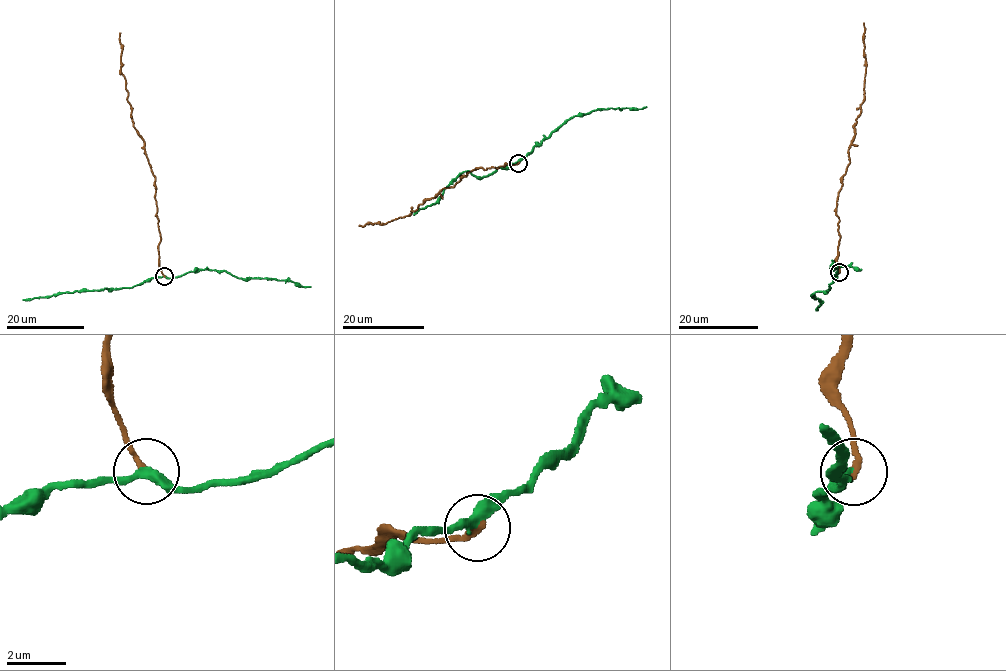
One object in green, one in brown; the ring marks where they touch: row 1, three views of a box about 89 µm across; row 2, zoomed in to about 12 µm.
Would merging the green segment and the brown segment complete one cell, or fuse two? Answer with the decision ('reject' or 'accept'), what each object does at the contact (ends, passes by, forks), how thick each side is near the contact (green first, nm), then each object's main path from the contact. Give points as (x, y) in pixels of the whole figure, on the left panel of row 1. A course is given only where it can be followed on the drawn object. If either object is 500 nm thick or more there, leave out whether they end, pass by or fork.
reject | green passes by | brown ends | 320/200 nm | green via (164, 275), (172, 278), (190, 271), (215, 269), (240, 279), (291, 280), (310, 287) | brown via (164, 275), (159, 264), (155, 176), (144, 139), (134, 127), (121, 73), (120, 33)

